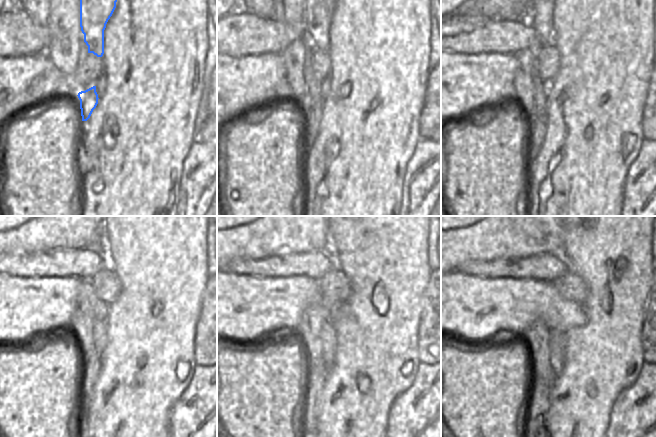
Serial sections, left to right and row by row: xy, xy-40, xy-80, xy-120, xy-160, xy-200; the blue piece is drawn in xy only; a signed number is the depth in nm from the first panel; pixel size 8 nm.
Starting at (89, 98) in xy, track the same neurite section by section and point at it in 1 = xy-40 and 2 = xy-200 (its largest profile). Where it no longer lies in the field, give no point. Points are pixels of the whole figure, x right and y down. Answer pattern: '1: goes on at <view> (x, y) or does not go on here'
1: goes on at xy-40 (312, 113)
2: goes on at xy-200 (539, 400)

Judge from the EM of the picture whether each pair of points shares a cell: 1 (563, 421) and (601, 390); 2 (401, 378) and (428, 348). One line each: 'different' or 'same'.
1: same
2: different

